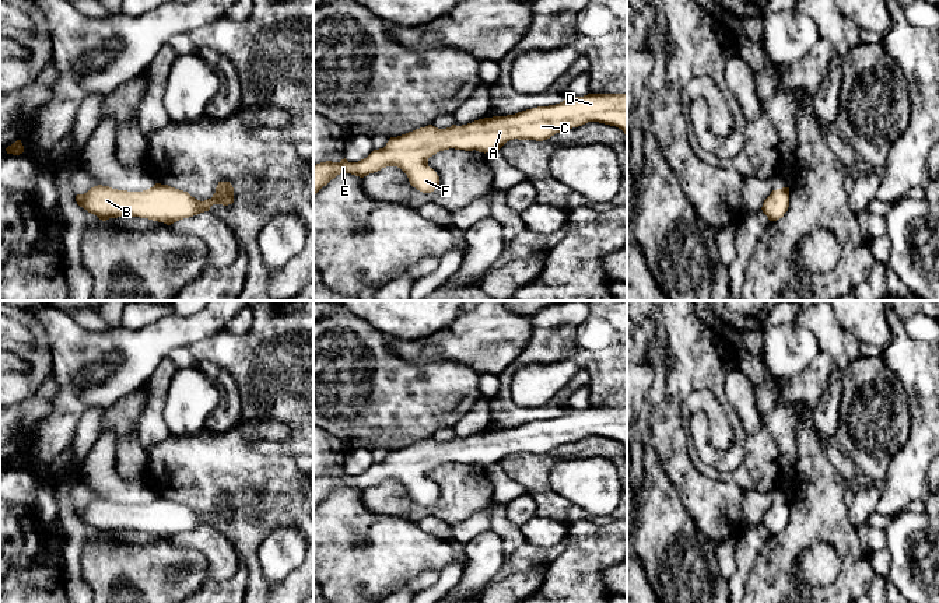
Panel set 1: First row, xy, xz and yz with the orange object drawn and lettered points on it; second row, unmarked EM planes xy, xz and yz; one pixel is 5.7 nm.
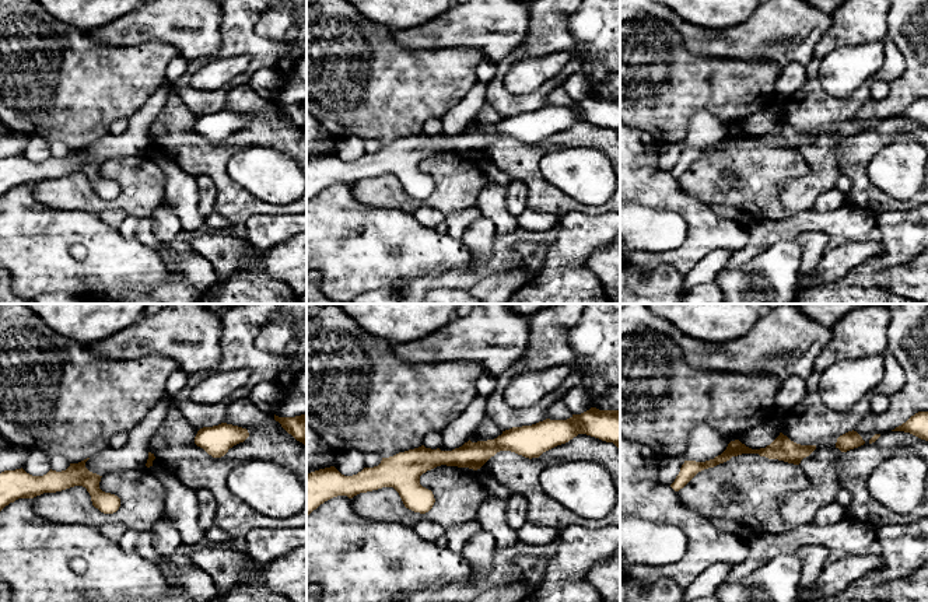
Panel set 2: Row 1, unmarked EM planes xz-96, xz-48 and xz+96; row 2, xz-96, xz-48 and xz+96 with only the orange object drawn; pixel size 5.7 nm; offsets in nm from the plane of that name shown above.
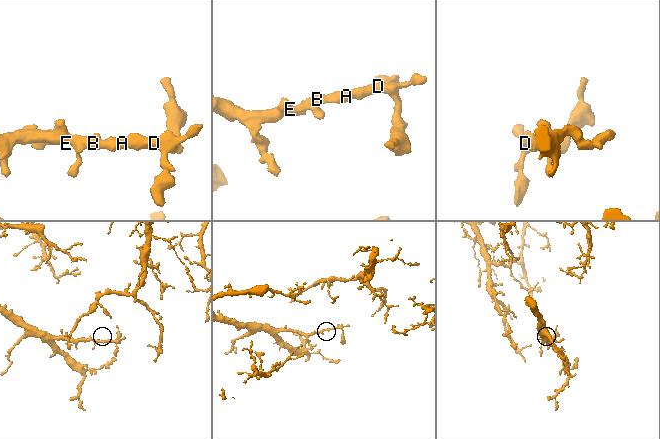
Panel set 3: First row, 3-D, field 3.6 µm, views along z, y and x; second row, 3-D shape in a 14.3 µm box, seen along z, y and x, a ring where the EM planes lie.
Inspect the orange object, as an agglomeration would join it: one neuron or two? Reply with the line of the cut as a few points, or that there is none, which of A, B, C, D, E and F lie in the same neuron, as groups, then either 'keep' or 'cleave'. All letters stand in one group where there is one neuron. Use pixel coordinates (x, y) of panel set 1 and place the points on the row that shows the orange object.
no cut | A B C D E F | keep

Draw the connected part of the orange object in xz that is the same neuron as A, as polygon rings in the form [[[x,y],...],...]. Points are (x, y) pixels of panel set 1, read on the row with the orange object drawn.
[[[588,94],[567,97],[563,102],[537,106],[507,116],[493,116],[467,125],[438,129],[432,125],[406,134],[390,137],[383,148],[374,150],[358,162],[320,162],[313,165],[313,196],[340,173],[364,178],[386,166],[400,168],[413,187],[423,193],[434,192],[439,176],[428,166],[428,158],[439,151],[455,148],[488,152],[507,141],[543,141],[556,133],[599,122],[616,126],[627,136],[627,94]]]

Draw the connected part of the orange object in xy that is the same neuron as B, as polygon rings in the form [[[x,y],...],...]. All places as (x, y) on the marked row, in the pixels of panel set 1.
[[[218,182],[213,197],[200,201],[188,192],[161,183],[143,192],[118,190],[98,185],[84,194],[77,194],[76,201],[102,221],[118,217],[140,217],[171,225],[209,211],[213,204],[232,204],[234,187],[230,182]]]

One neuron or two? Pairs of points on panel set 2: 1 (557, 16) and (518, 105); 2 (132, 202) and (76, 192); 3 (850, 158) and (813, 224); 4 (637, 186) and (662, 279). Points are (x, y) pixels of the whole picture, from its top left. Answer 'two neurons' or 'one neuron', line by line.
1: one neuron
2: one neuron
3: two neurons
4: two neurons

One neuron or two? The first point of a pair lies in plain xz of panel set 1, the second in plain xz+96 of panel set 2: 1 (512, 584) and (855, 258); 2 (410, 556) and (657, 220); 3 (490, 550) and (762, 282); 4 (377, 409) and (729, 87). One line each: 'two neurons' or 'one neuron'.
1: one neuron
2: two neurons
3: one neuron
4: one neuron

